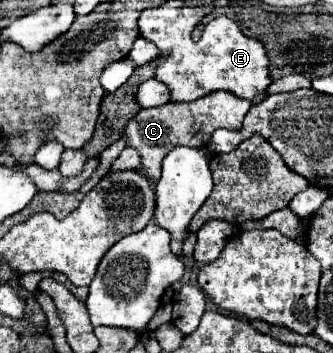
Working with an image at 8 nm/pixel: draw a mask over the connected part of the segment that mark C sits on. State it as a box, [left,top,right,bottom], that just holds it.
[123,91,251,181]

